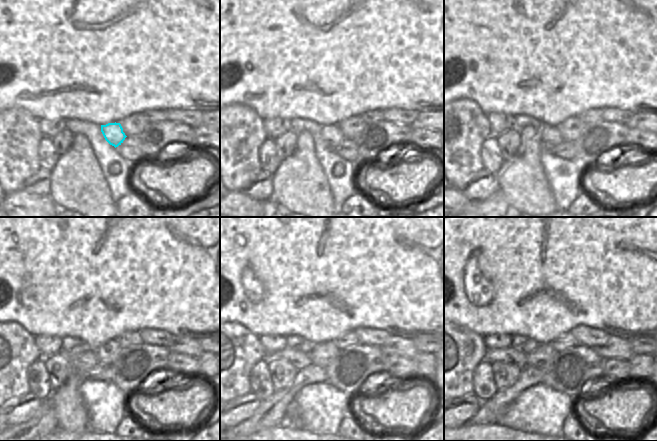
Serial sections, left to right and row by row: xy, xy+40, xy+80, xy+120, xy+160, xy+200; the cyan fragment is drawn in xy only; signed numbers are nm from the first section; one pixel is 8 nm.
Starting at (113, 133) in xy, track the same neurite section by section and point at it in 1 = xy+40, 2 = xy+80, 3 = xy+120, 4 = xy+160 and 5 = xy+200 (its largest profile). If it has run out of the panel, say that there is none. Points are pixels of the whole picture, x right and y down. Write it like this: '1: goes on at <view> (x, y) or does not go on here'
1: goes on at xy+40 (330, 133)
2: goes on at xy+80 (549, 134)
3: goes on at xy+120 (88, 359)
4: goes on at xy+160 (298, 359)
5: goes on at xy+200 (509, 355)

